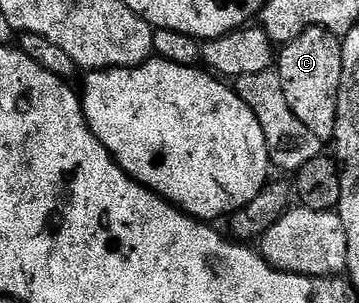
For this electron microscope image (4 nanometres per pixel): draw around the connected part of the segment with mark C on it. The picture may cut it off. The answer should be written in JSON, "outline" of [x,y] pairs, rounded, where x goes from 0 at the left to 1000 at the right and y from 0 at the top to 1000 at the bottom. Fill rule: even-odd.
{"outline":[[[861,86],[844,112],[825,119],[811,139],[799,139],[783,155],[780,175],[769,191],[769,228],[780,251],[780,277],[791,277],[791,320],[802,327],[802,356],[813,356],[813,370],[825,370],[825,386],[830,386],[900,475],[916,472],[936,436],[936,343],[942,340],[942,307],[947,304],[947,238],[953,234],[953,145],[944,116],[919,112],[900,86]]]}

